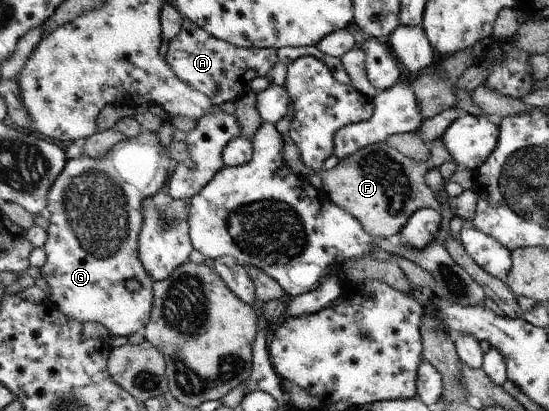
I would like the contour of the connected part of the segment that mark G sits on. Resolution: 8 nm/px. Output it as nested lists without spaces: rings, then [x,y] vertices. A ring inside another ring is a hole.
[[[142,132],[136,138],[125,138],[123,141],[116,143],[114,149],[105,156],[104,159],[93,159],[84,154],[80,158],[69,160],[65,164],[65,169],[61,172],[61,176],[54,181],[52,188],[49,190],[48,211],[49,223],[47,229],[47,239],[43,249],[47,254],[47,261],[42,266],[42,276],[48,283],[49,290],[47,292],[48,300],[52,301],[58,310],[64,312],[70,318],[76,319],[78,322],[88,322],[92,320],[102,324],[108,330],[111,337],[115,336],[130,336],[138,330],[142,330],[149,324],[149,318],[153,312],[153,278],[148,274],[145,267],[142,266],[141,260],[138,257],[137,245],[140,243],[140,232],[144,224],[145,200],[148,197],[153,197],[161,190],[168,176],[168,168],[170,168],[170,158],[168,150],[159,143],[159,137],[156,133]],[[126,280],[138,280],[140,282],[140,290],[134,292],[126,288]]]

